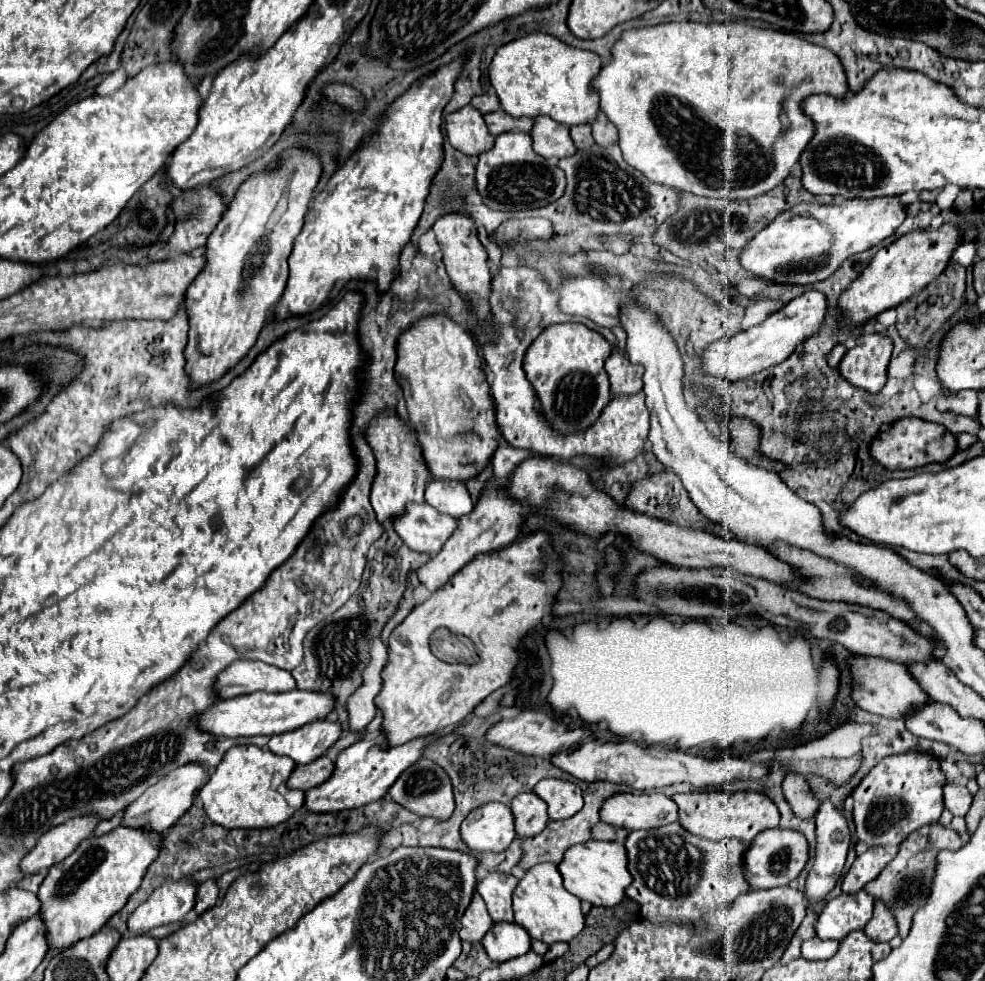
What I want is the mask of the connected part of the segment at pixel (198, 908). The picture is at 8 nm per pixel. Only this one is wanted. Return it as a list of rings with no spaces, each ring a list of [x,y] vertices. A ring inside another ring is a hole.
[[[205,880],[197,886],[197,900],[195,900],[195,912],[203,914],[205,910],[213,908],[217,904],[217,896],[219,896],[219,888],[215,884],[215,880]]]

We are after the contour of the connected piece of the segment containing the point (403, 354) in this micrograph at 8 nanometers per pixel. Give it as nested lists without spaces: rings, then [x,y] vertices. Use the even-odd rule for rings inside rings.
[[[431,314],[415,322],[409,330],[405,330],[397,340],[397,364],[395,376],[403,390],[403,398],[407,402],[409,422],[419,432],[421,448],[429,472],[433,478],[449,478],[449,480],[469,480],[475,478],[493,458],[497,450],[499,428],[495,422],[495,402],[491,398],[491,388],[481,368],[479,348],[475,338],[457,322],[447,318],[445,314]]]

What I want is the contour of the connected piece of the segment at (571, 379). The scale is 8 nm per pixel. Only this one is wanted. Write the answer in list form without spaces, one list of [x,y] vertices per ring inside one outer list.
[[[553,324],[529,346],[523,370],[537,390],[547,420],[559,432],[579,432],[593,424],[603,406],[611,400],[609,378],[603,368],[613,346],[585,324]]]

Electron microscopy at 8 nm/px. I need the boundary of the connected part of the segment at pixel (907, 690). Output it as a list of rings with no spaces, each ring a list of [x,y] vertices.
[[[853,654],[847,660],[847,666],[851,672],[851,686],[853,686],[851,698],[861,710],[873,712],[877,716],[887,716],[887,718],[903,718],[913,710],[913,706],[929,702],[929,696],[921,690],[915,678],[911,678],[911,674],[903,664],[889,662],[885,658]]]

